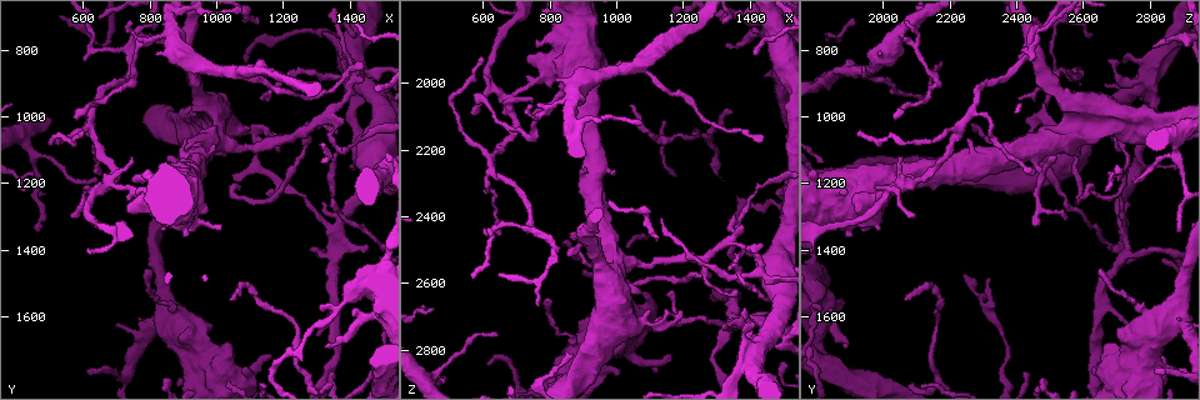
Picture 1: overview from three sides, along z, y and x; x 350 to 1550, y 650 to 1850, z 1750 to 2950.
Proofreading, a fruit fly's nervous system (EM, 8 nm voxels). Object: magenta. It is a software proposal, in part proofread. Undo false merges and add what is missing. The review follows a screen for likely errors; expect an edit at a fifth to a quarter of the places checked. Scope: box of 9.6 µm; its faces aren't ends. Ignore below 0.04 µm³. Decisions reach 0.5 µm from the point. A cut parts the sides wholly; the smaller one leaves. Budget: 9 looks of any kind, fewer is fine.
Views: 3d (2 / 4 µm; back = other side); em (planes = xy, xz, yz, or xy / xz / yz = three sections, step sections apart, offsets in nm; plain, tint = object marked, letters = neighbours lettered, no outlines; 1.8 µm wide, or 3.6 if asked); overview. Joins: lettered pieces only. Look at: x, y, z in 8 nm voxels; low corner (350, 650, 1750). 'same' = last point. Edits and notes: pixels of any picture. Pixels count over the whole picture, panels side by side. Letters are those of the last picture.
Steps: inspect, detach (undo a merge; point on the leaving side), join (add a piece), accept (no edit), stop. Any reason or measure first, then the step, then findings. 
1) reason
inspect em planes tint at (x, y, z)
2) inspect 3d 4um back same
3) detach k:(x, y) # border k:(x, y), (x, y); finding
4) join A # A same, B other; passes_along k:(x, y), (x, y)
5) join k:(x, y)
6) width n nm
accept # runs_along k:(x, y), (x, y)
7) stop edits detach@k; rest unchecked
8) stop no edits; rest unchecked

thick turns thin
inspect em 3.6um xy step 16 tint at (940, 840, 1980)

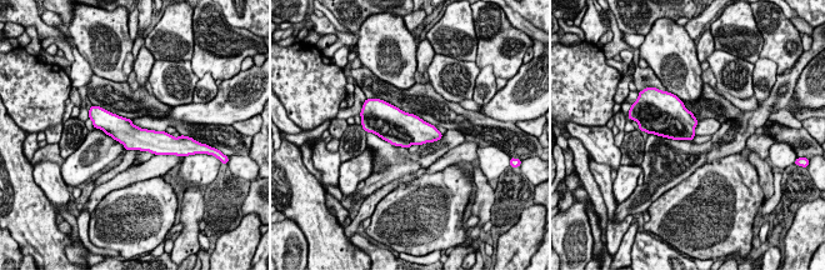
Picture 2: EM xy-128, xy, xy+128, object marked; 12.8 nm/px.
inspect em 3.6um planes letters same

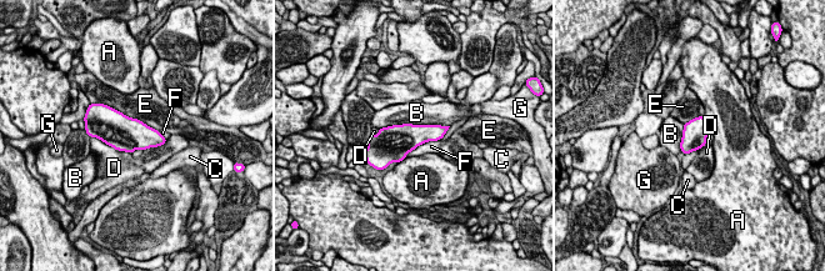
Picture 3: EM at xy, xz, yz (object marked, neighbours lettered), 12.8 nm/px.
longest_contact B 900 nm
accept # A other, B other, C other, D other, E other, F other, G other; border 3:(450, 126), (404, 157); one neuron here

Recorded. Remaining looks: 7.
three-way junction
inspect 3d 4um back at (680, 1200, 2060)

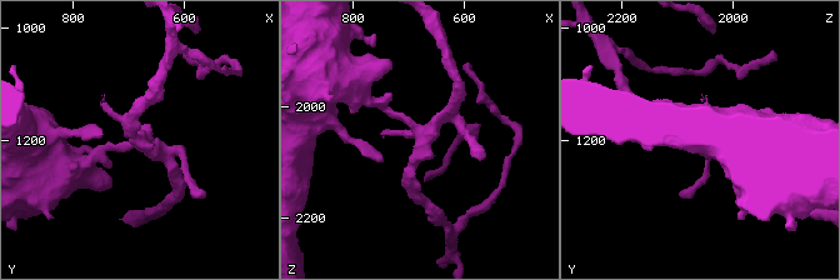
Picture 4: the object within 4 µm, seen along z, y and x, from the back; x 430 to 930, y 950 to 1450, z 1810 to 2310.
shape alone is not enough
inspect em 3.6um planes letters at (680, 1195, 2055)

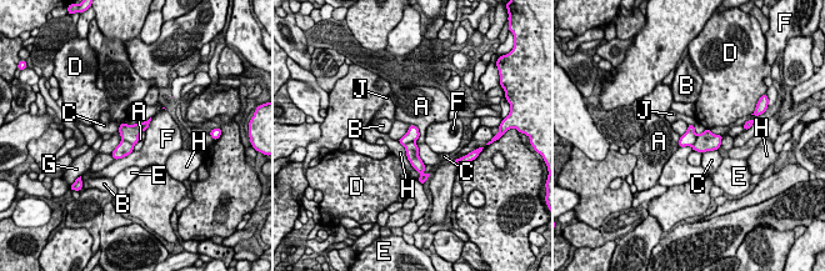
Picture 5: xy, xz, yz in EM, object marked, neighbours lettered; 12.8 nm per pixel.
longest_contact H 600 nm
detach 5:(125, 147) # A other, B other, C other, D other, E other, F other, G other, H other, J other; border 5:(121, 140), (128, 140), (133, 145); two neurons meet here

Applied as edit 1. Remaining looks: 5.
thin end
inspect 3d 4um at (800, 1460, 2650)

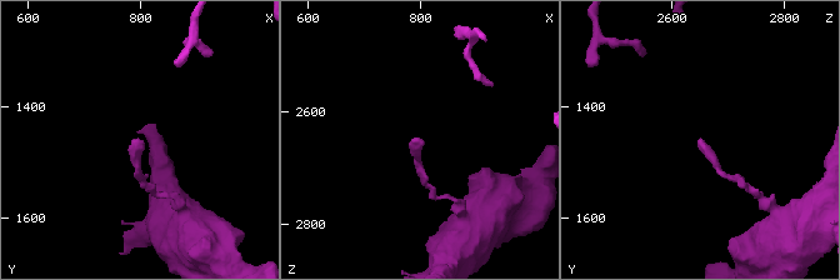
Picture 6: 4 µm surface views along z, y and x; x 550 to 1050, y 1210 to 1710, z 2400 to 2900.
now the EM
inspect em yz step 16 letters at (800, 1455, 2655)

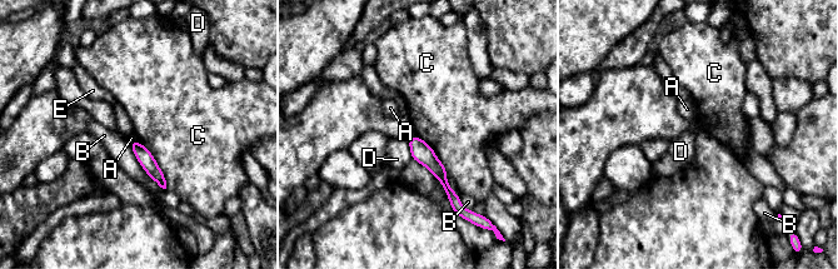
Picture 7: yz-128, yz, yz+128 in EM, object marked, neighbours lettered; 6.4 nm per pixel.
width 70 nm
accept # A other, B other, C other, D other, E other; runs_along 7:(414, 139), (438, 169), (452, 197); no lettered piece goes on from it

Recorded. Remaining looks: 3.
stop edits detach@5; rest unchecked

